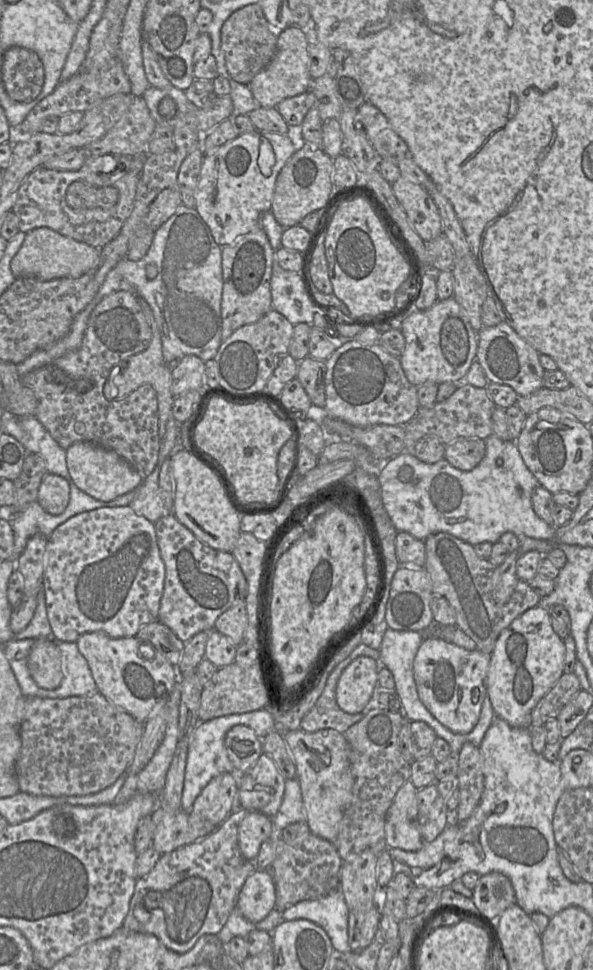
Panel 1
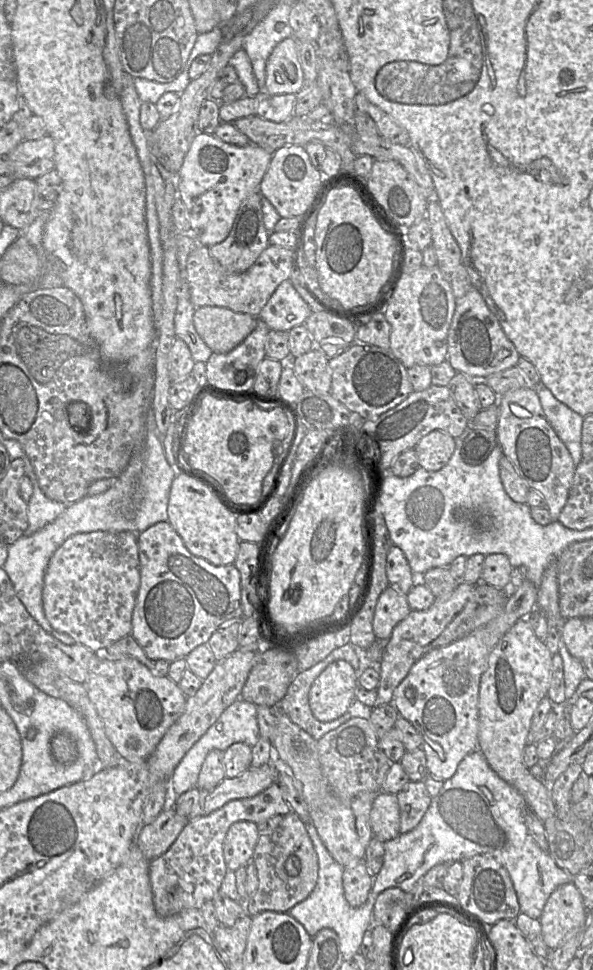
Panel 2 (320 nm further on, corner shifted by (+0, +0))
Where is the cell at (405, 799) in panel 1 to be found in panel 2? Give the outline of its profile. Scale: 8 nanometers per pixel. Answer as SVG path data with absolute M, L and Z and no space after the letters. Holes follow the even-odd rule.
M380 792L373 801L371 827L374 837L387 842L400 833L400 806L397 795Z

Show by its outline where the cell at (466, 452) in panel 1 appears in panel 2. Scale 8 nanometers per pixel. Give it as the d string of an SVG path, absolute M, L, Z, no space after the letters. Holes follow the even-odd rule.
M433 430L422 437L414 449L420 467L428 471L438 471L448 463L455 447L455 438L450 434Z

